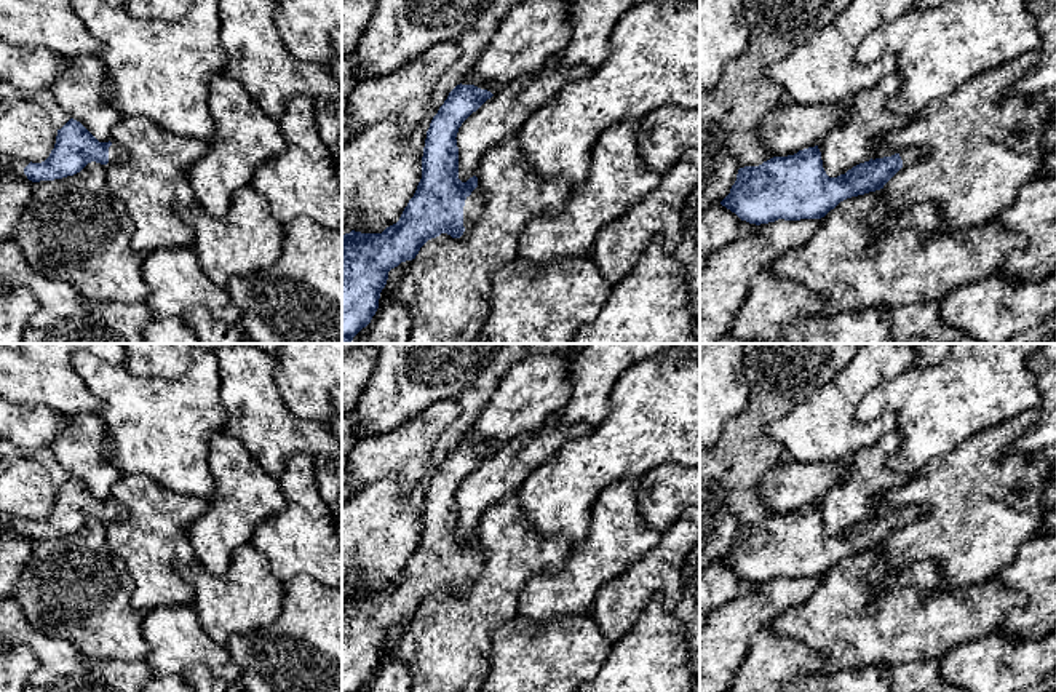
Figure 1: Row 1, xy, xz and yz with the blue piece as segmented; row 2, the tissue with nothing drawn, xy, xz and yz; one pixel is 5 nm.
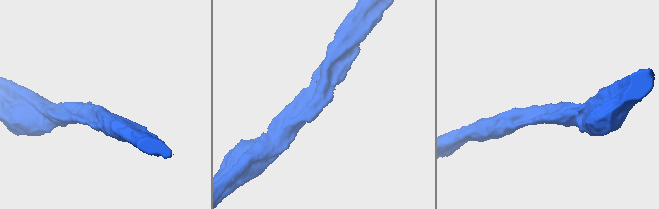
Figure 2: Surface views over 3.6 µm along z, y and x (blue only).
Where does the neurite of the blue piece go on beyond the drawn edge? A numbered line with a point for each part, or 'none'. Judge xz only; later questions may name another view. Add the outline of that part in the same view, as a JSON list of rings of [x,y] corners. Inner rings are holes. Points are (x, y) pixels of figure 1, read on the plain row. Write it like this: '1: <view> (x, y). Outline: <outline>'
1: xz (473, 563). Outline: [[[476,545],[470,555],[465,558],[463,564],[463,593],[470,588],[473,580],[481,574],[484,561],[484,551]]]

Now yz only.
1: yz (909, 513). Outline: [[[911,505],[906,507],[899,511],[901,518],[903,518],[903,526],[912,523],[914,519],[917,519],[920,515],[925,513],[925,507],[922,505]]]

